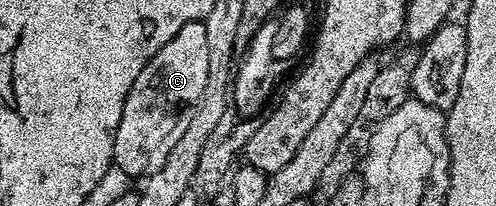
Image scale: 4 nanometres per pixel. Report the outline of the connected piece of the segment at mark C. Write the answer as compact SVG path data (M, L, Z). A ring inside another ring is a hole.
M190 21L149 59L149 63L133 79L129 95L125 99L125 111L121 111L121 123L117 123L117 135L113 143L114 168L125 171L132 179L146 179L165 167L169 151L177 139L185 135L201 95L205 95L205 83L209 83L209 46L203 21Z

